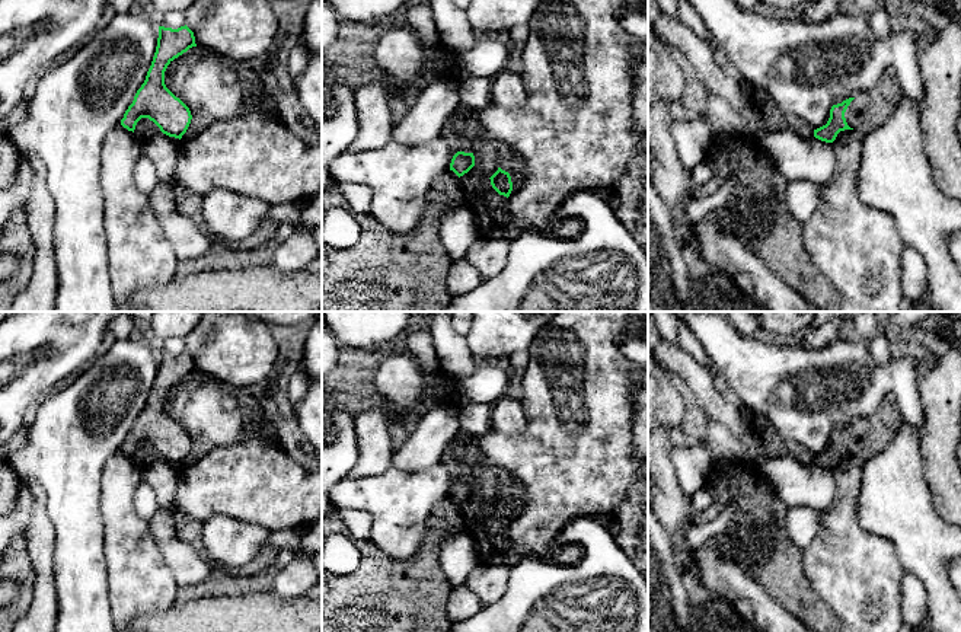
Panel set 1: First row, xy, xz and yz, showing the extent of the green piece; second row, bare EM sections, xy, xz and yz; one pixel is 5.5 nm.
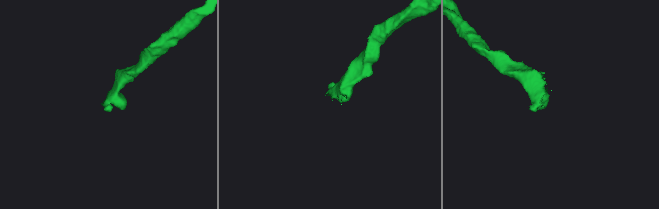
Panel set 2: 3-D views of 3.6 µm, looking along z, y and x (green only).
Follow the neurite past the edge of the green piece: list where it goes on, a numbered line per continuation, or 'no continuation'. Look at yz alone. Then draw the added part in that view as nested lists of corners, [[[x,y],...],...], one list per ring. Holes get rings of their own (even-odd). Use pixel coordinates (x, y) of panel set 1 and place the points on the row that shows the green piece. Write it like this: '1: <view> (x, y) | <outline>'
1: yz (868, 111) | [[[890,68],[872,90],[855,96],[845,112],[846,122],[863,135],[869,134],[893,115],[903,98],[897,74]]]

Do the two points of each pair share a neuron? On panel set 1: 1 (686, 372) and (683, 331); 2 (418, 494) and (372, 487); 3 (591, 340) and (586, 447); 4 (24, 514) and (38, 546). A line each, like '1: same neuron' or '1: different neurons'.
1: different neurons
2: same neuron
3: same neuron
4: different neurons

